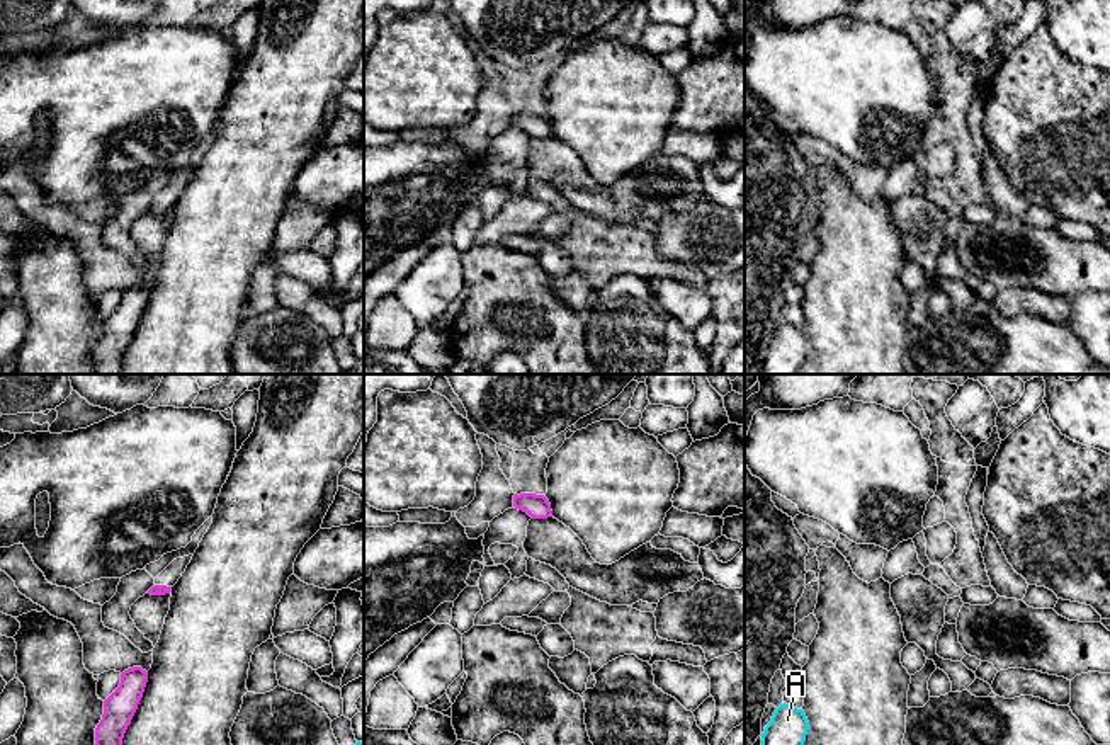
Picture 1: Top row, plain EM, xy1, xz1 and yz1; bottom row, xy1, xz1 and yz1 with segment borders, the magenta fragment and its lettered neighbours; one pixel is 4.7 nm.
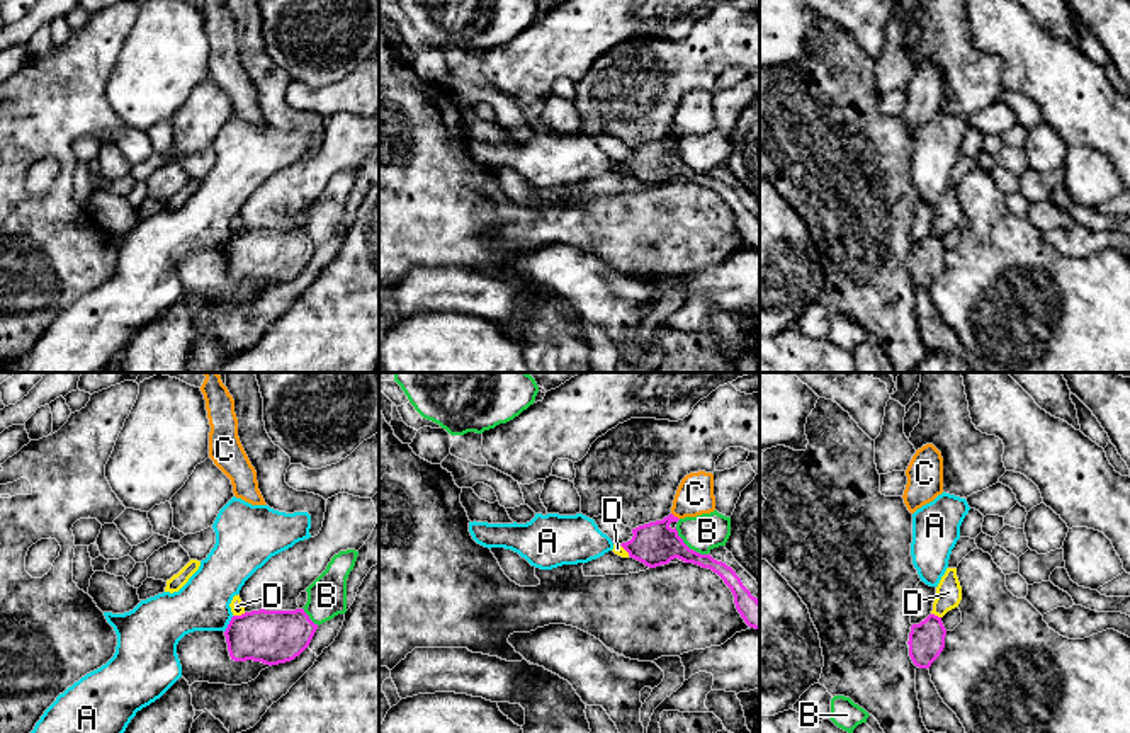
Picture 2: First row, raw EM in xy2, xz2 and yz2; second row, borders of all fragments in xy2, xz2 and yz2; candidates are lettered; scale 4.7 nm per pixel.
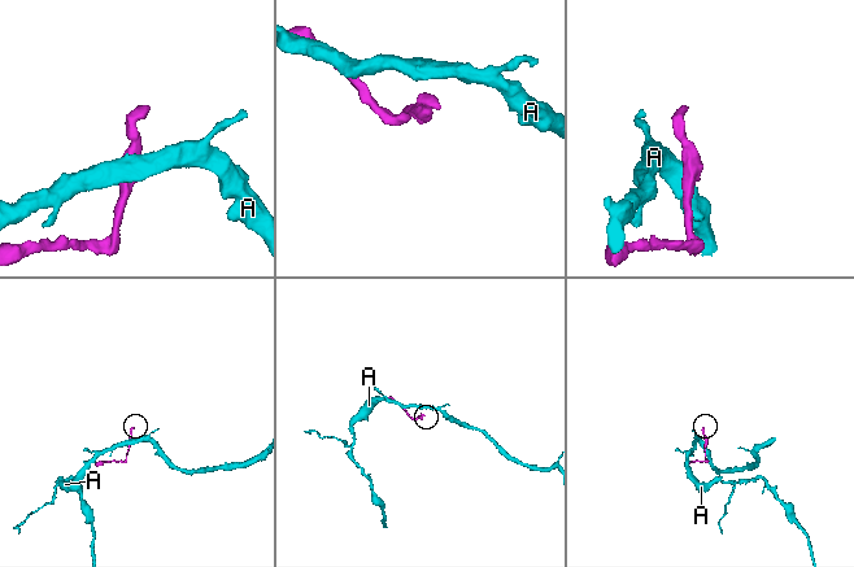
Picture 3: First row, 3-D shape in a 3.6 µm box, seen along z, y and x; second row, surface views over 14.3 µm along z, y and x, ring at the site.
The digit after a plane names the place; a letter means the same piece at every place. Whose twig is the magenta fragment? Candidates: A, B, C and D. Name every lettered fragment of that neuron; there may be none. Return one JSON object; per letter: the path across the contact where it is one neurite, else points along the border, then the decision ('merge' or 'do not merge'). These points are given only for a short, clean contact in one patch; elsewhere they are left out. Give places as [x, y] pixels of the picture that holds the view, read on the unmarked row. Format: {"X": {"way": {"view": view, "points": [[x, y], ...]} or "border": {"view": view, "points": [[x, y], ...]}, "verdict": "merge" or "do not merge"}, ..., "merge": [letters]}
{"A": {"border": {"view": "xy2", "points": [[233, 235], [225, 250]]}, "verdict": "do not merge"}, "B": {"border": {"view": "xz2", "points": [[675, 147], [677, 153], [690, 167], [707, 174]]}, "verdict": "do not merge"}, "C": {"border": {"view": "xz2", "points": [[672, 131], [678, 138]]}, "verdict": "do not merge"}, "D": {"border": {"view": "xy2", "points": [[245, 232], [233, 235]]}, "verdict": "do not merge"}, "merge": []}

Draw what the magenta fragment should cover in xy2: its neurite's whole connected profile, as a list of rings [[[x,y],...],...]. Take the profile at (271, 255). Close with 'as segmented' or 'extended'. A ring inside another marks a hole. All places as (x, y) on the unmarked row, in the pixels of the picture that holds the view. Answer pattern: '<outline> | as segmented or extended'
[[[304,228],[251,230],[233,235],[224,255],[234,281],[279,284],[299,276],[311,262],[318,243]]] | as segmented

